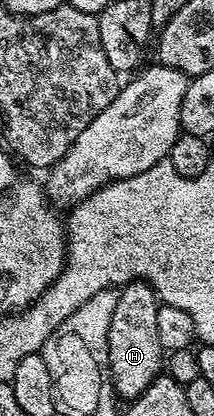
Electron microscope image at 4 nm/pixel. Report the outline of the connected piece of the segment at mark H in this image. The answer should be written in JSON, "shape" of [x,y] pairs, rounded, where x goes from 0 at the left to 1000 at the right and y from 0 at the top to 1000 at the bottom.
{"shape":[[[603,680],[561,697],[547,736],[505,755],[500,897],[505,904],[509,897],[528,904],[533,928],[523,925],[523,933],[570,957],[636,959],[654,954],[687,928],[729,916],[757,894],[762,841],[734,803],[738,731],[743,716],[720,704],[710,685]]]}

